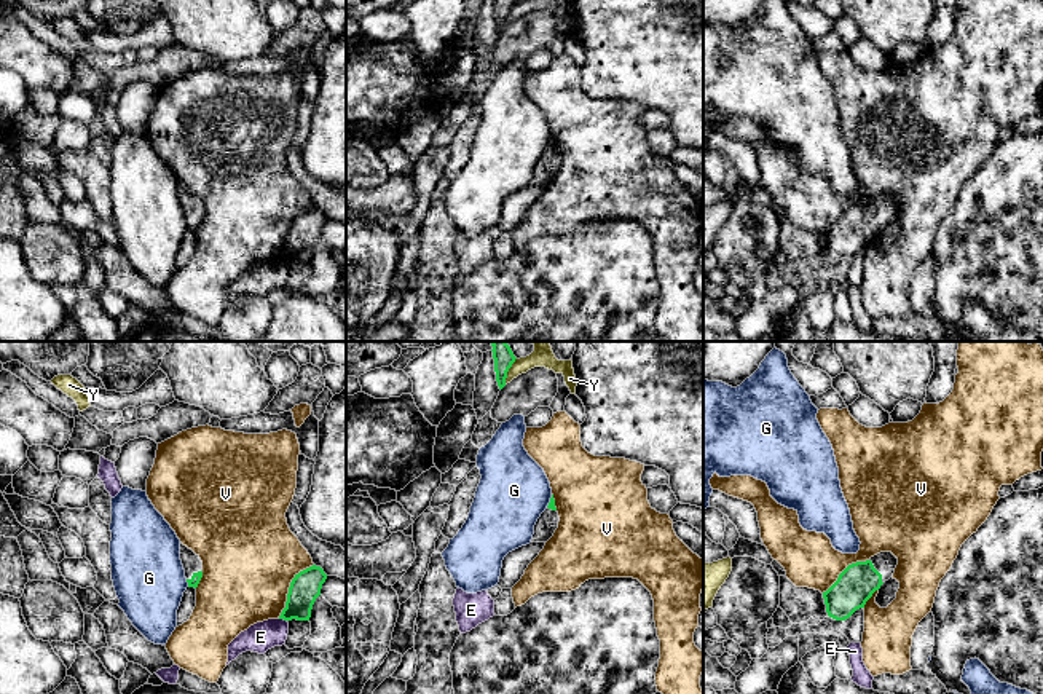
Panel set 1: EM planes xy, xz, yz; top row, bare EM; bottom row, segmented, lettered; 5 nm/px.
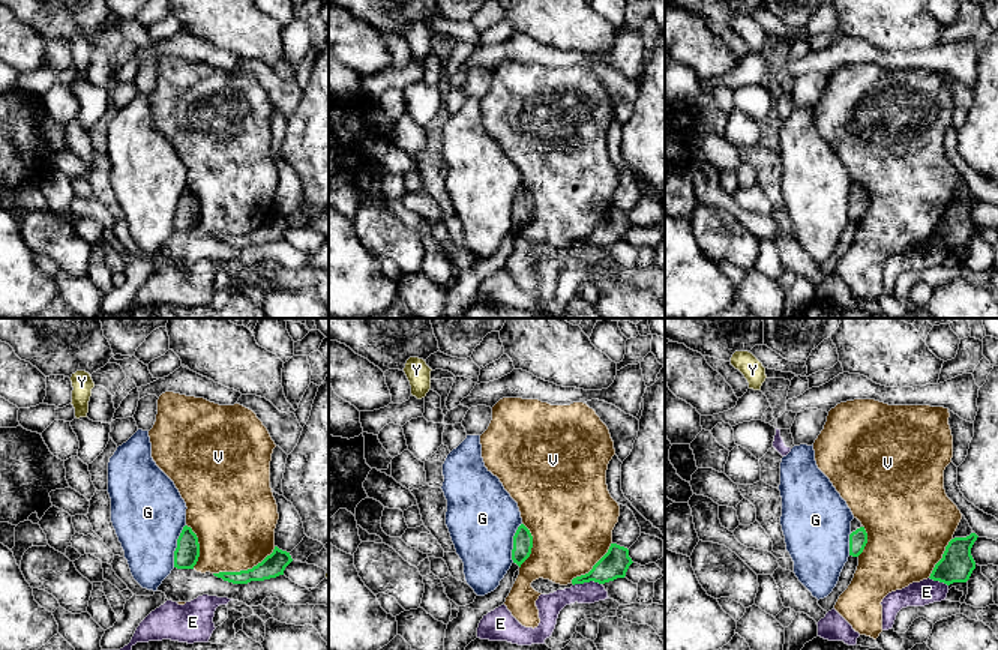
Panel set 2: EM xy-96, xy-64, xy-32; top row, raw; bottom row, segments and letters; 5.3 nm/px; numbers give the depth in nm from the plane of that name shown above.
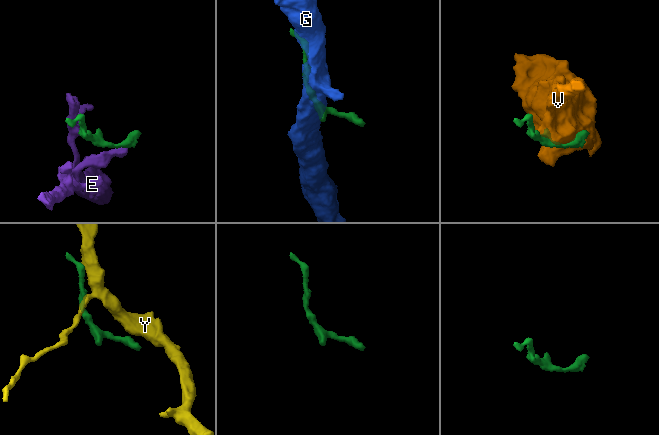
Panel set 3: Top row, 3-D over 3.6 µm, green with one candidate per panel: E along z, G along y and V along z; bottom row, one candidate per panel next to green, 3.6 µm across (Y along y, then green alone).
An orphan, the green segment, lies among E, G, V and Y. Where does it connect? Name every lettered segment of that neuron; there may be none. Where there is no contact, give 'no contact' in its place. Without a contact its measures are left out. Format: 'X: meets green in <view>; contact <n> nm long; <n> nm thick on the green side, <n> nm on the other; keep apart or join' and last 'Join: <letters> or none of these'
E: meets green in xy; contact 40 nm long; 160 nm thick on the green side, 150 nm on the other; keep apart
G: meets green in xy; contact 40 nm long; 50 nm thick on the green side, 360 nm on the other; keep apart
V: meets green in xy; contact 340 nm long; 160 nm thick on the green side, 480 nm on the other; keep apart
Y: meets green in xz; contact 150 nm long; 80 nm thick on the green side, 80 nm on the other; keep apart
Join: none of these

